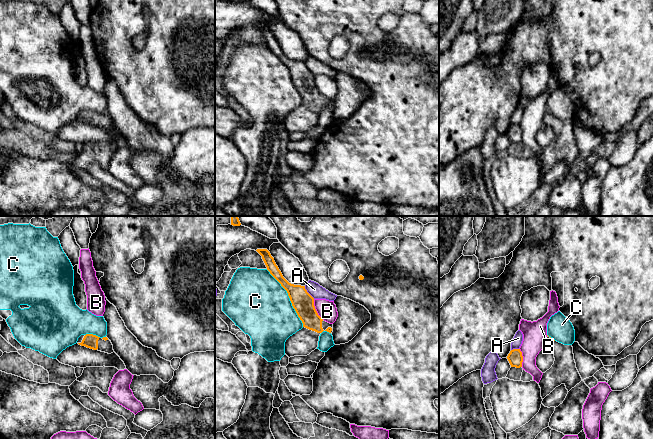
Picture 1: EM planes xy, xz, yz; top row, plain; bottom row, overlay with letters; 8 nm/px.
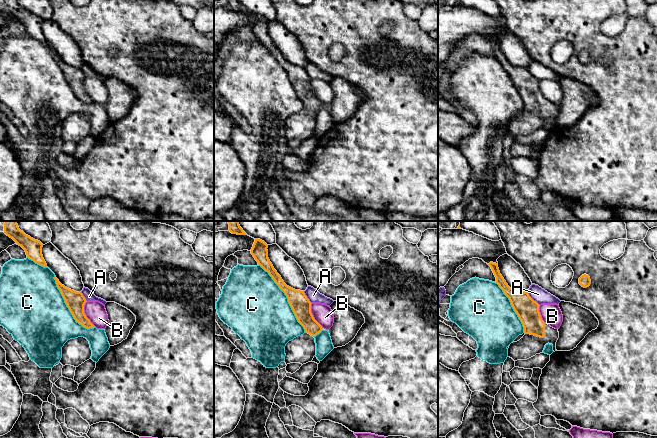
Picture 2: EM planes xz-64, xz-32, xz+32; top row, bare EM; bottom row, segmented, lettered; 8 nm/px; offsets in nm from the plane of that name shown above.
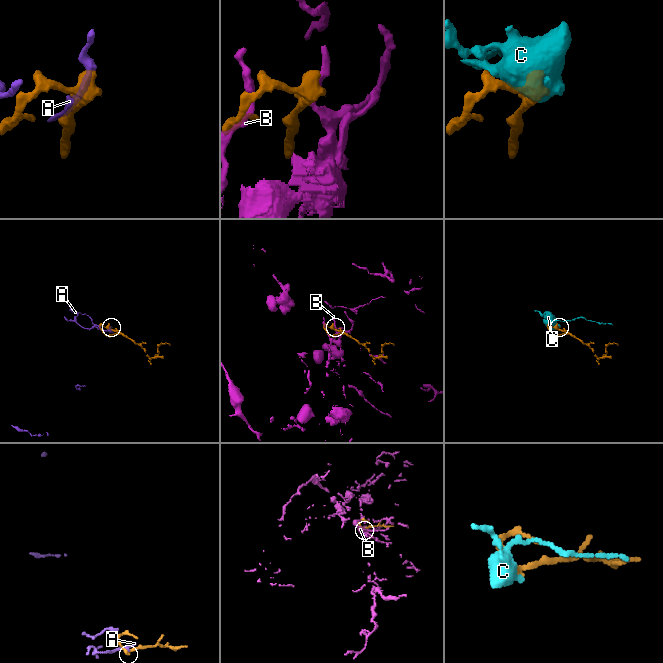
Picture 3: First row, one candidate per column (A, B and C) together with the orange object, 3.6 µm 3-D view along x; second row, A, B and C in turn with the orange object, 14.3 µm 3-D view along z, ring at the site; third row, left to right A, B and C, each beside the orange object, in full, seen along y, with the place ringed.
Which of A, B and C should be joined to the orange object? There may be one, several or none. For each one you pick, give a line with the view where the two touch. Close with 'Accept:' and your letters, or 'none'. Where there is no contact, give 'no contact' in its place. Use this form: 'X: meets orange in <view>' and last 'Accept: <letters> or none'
Accept: none

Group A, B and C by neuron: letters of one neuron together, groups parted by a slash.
A / B / C

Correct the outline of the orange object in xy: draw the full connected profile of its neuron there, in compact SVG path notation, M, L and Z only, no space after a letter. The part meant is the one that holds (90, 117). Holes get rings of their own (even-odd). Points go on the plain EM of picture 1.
M93 110L81 111L77 119L87 124L111 130L114 128L113 121L107 113L100 114Z

